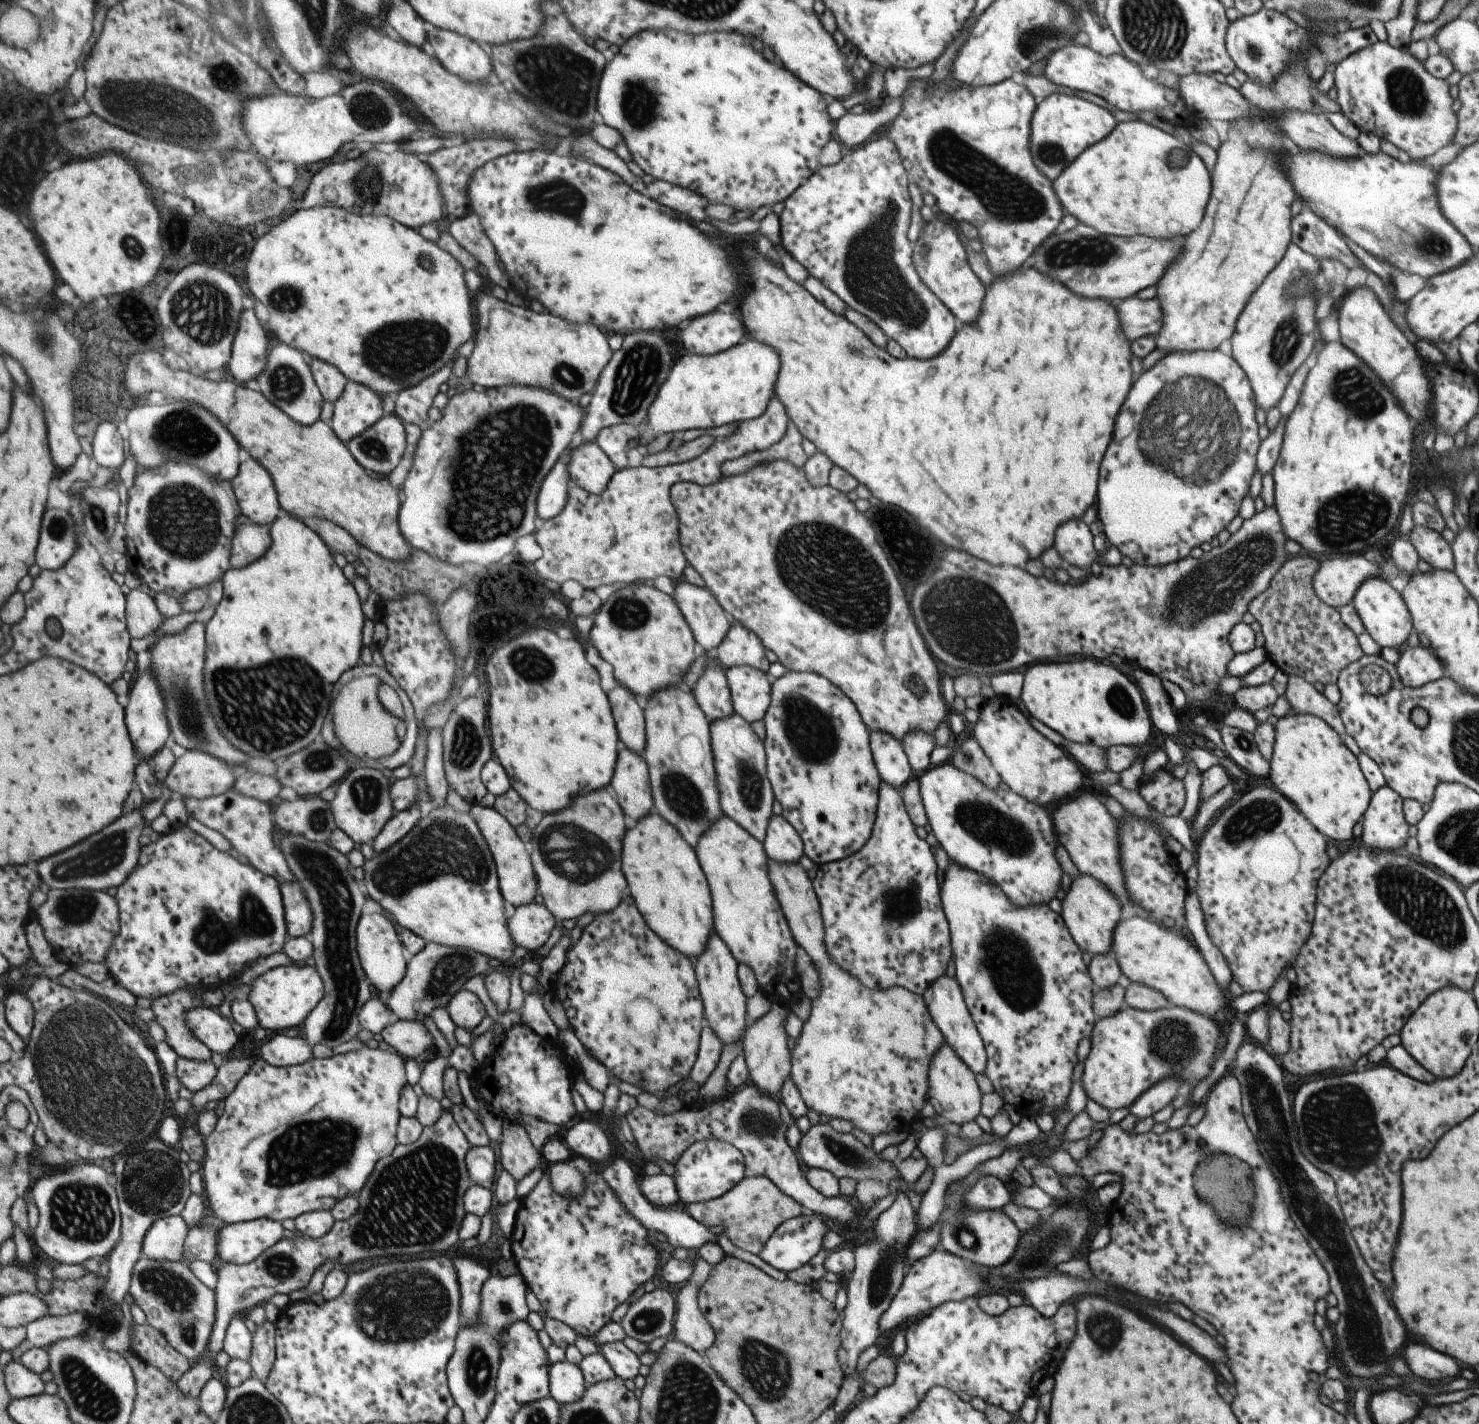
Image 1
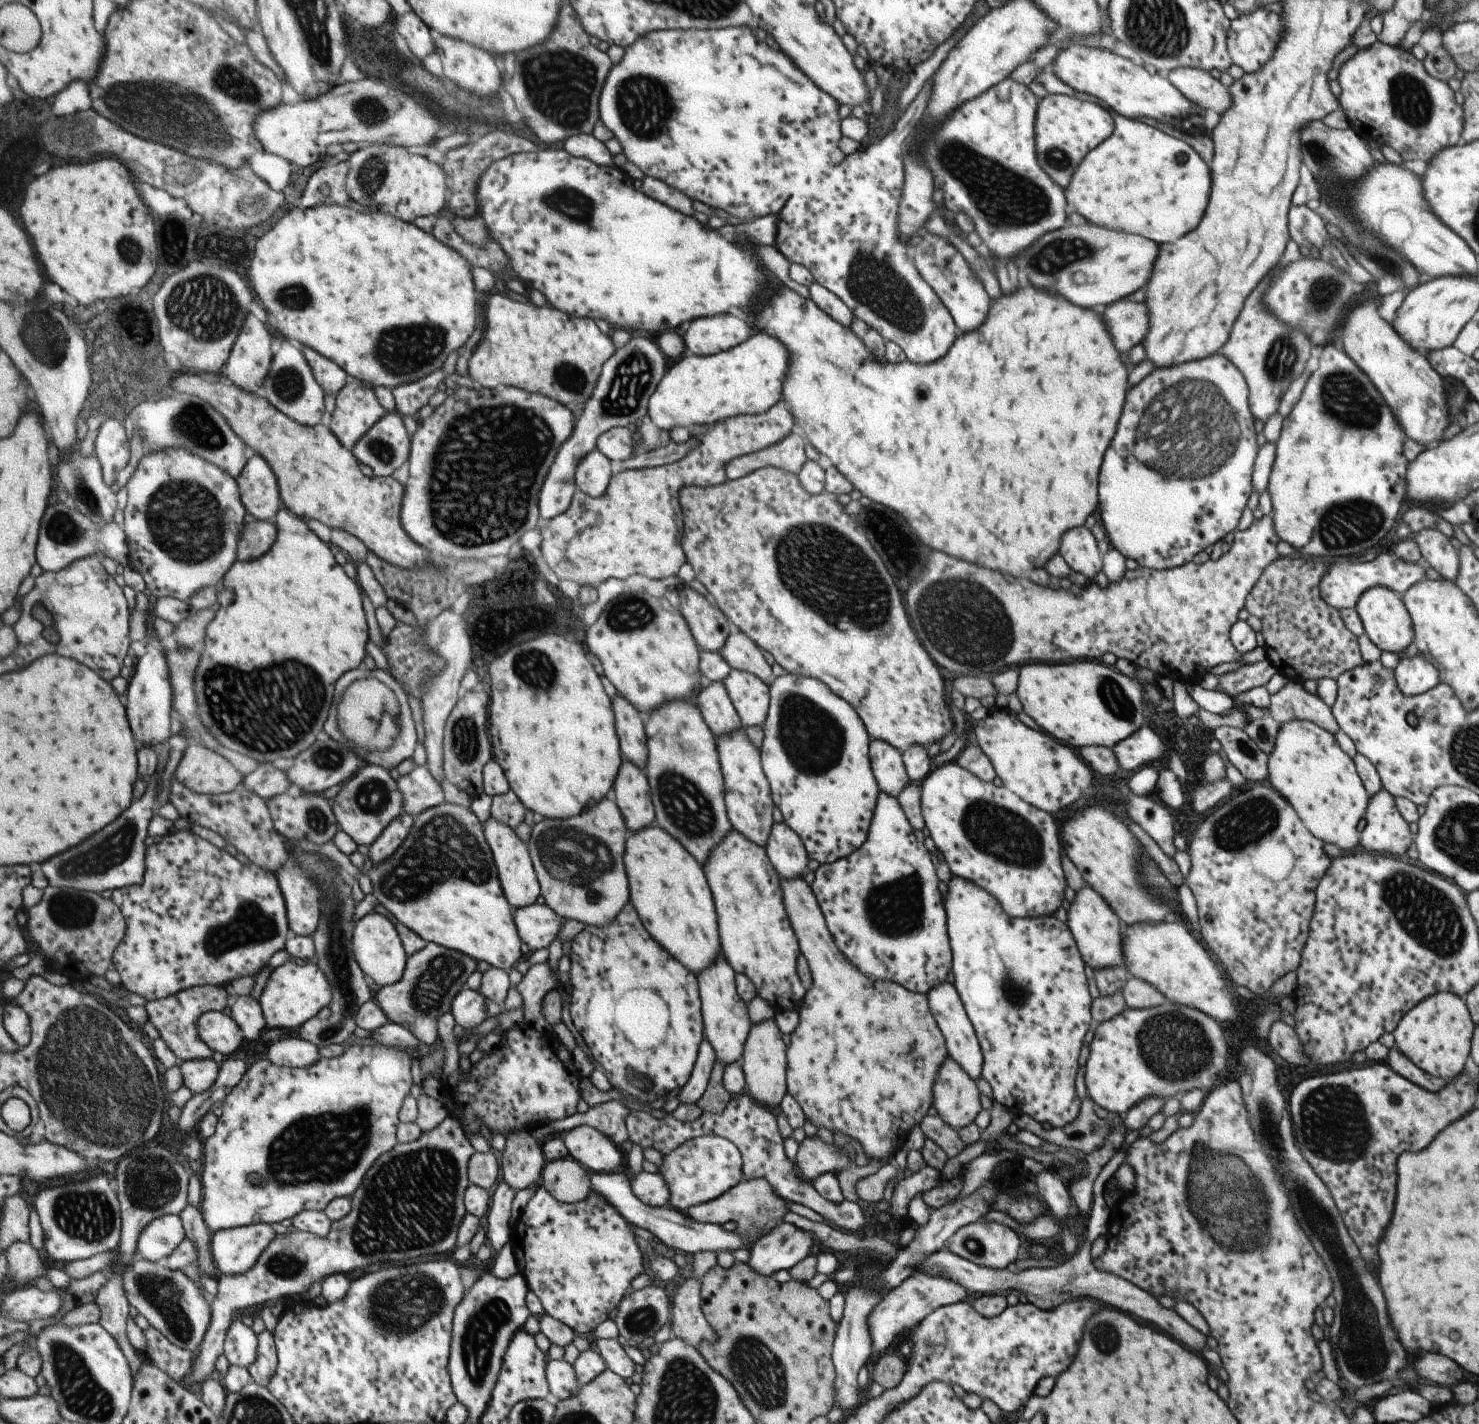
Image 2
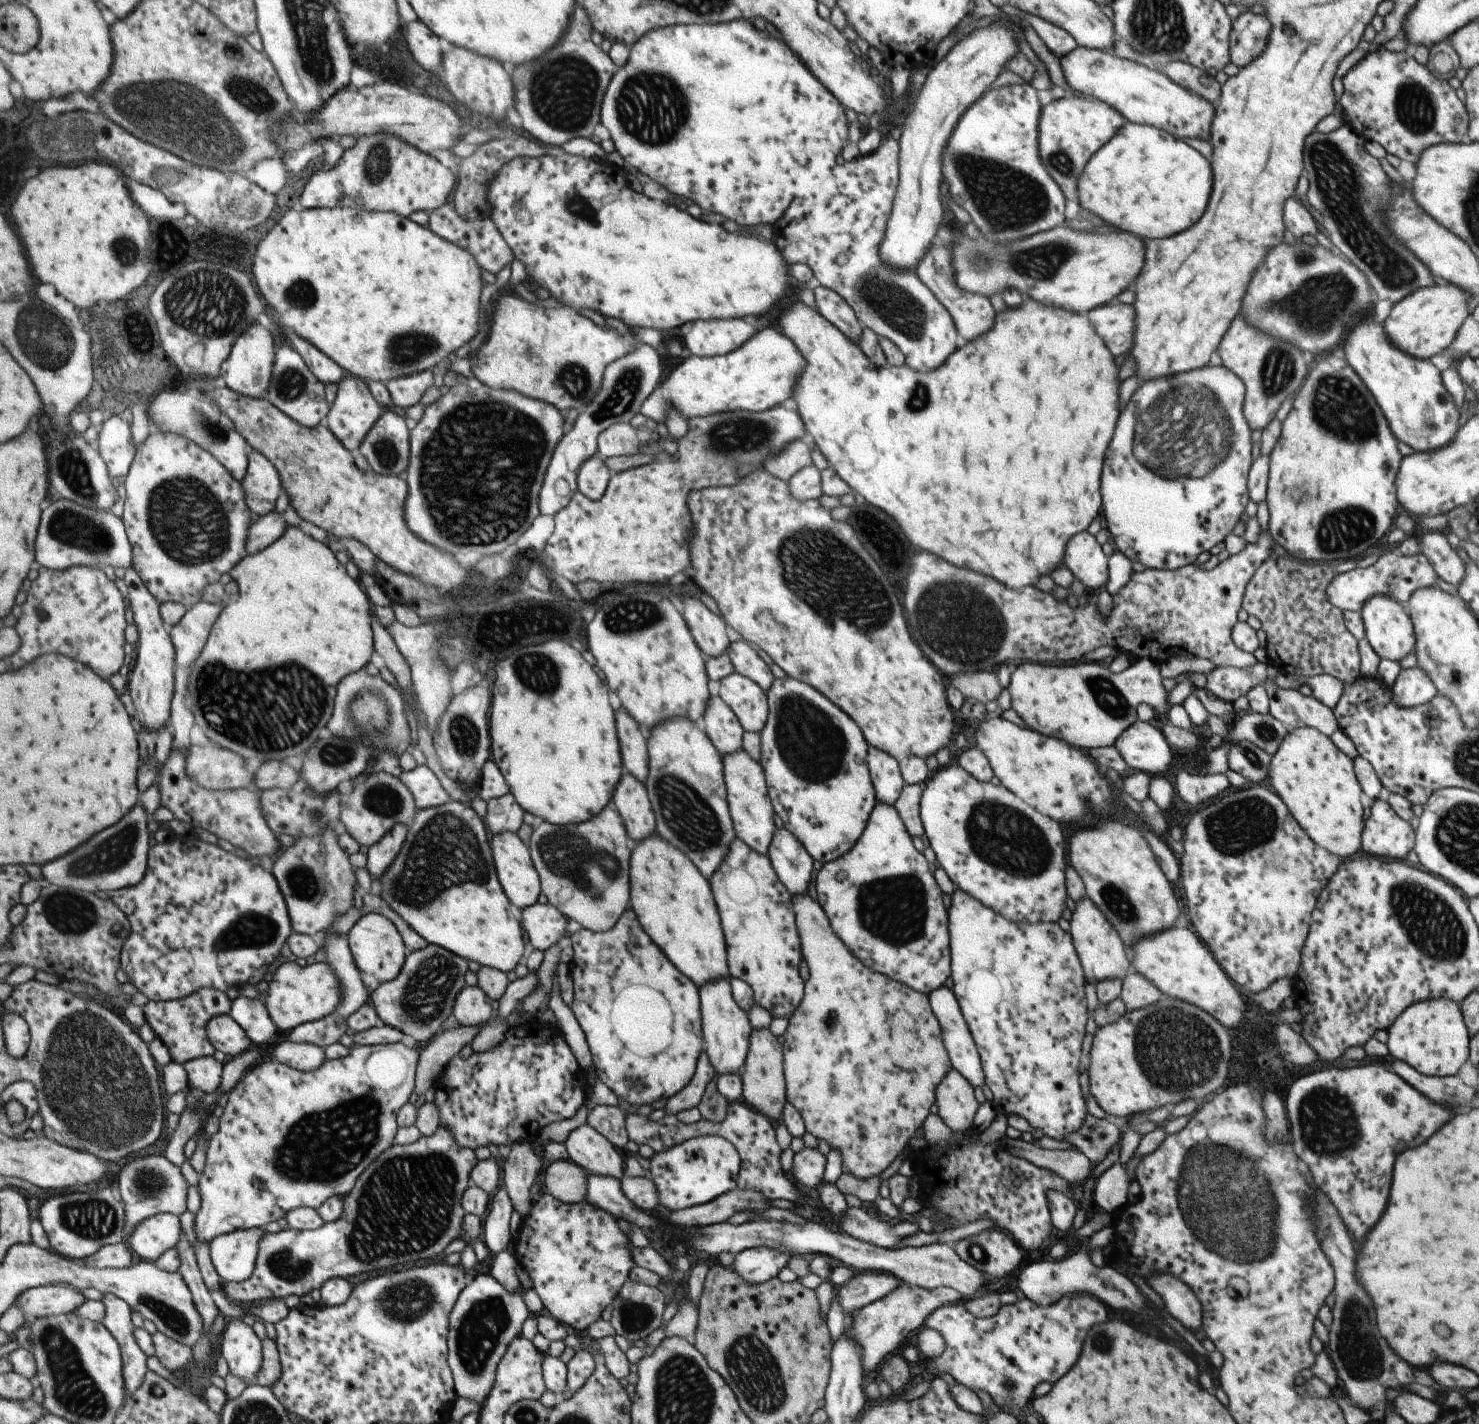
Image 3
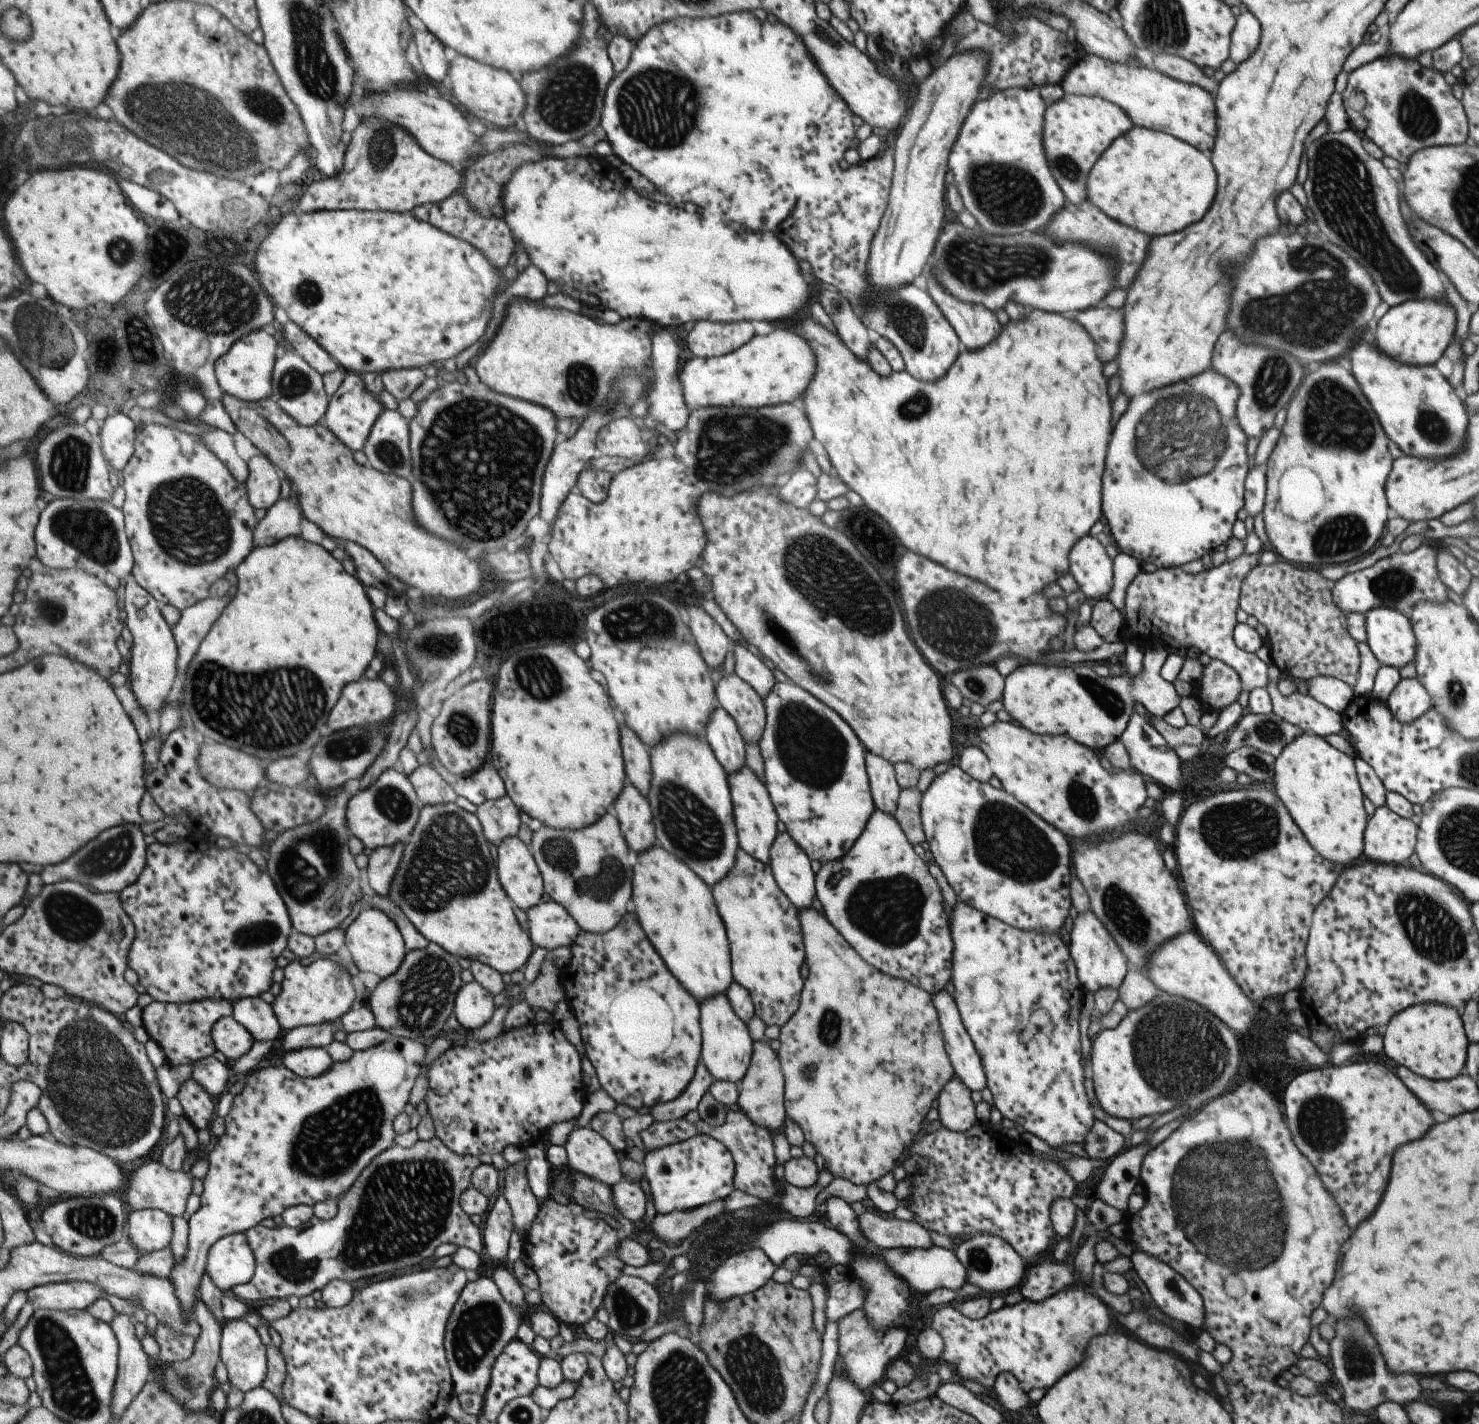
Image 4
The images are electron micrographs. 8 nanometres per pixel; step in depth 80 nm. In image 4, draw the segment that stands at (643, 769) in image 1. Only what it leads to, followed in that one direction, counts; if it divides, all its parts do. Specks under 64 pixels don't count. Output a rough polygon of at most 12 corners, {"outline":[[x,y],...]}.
{"outline":[[627,782],[614,809],[632,850],[657,844],[649,799]]}

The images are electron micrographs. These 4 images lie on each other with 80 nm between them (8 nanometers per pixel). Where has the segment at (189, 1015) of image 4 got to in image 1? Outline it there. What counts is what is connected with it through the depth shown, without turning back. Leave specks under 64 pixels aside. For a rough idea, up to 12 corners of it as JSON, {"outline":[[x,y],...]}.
{"outline":[[186,987],[150,1009],[178,1057],[208,1062],[213,1051],[187,1026],[191,1010],[219,1008],[221,989]]}

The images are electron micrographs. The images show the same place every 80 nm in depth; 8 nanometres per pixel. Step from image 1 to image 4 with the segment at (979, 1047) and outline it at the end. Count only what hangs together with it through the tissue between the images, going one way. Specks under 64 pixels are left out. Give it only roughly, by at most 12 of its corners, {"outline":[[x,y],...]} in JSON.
{"outline":[[945,989],[930,995],[953,1074],[986,1086],[982,1062]]}

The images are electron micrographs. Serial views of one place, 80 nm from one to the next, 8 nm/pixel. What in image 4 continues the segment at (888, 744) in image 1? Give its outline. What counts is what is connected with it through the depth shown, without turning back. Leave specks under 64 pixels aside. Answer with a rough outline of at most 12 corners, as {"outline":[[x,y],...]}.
{"outline":[[869,751],[874,808],[892,815],[900,791],[893,765]]}

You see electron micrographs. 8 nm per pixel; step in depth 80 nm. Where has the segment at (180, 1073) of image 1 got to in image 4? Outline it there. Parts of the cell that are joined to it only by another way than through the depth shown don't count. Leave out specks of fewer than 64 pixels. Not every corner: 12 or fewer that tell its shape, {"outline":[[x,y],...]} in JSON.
{"outline":[[215,1056],[191,1063],[192,1078],[215,1098],[226,1093],[231,1064]]}

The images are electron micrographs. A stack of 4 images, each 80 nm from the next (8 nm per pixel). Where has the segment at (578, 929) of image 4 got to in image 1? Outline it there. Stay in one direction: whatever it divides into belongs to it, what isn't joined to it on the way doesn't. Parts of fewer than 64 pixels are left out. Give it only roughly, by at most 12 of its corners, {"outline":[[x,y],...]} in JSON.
{"outline":[[545,904],[517,907],[509,919],[517,946],[537,952],[559,925]]}

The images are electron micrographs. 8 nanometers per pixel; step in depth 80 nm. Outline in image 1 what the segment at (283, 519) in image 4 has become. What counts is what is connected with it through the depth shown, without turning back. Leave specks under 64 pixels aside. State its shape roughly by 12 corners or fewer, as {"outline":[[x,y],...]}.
{"outline":[[238,526],[232,568],[244,568],[267,555],[269,527]]}

